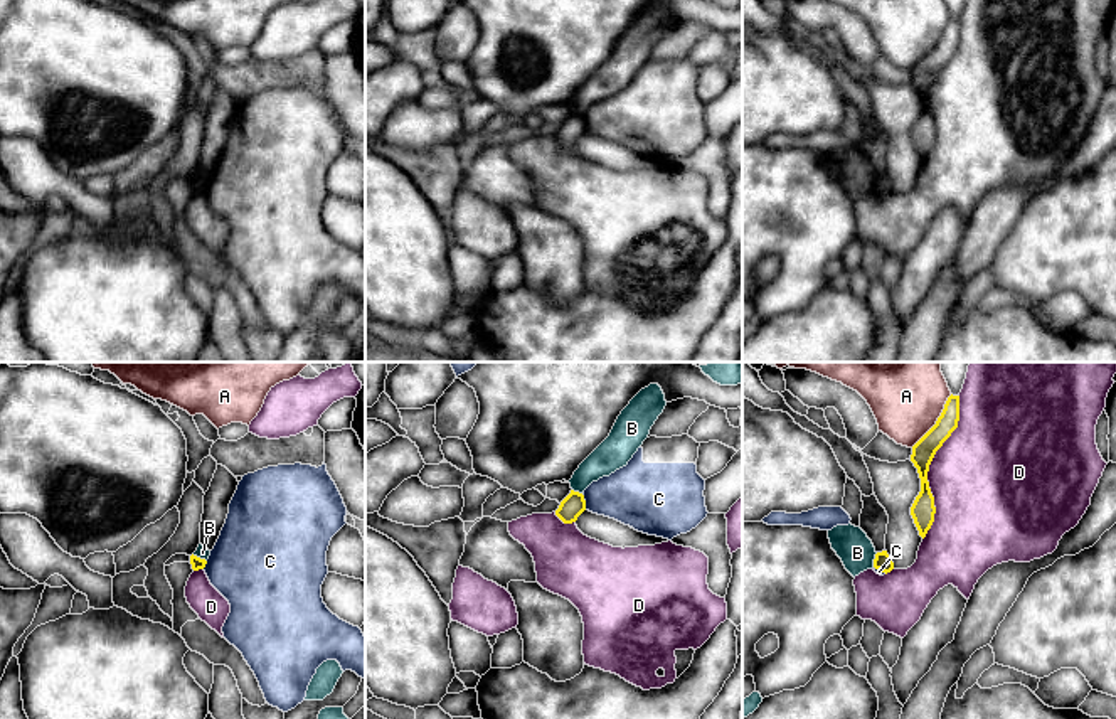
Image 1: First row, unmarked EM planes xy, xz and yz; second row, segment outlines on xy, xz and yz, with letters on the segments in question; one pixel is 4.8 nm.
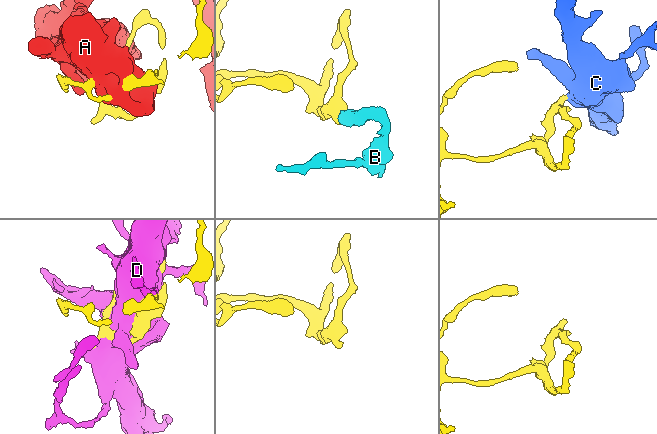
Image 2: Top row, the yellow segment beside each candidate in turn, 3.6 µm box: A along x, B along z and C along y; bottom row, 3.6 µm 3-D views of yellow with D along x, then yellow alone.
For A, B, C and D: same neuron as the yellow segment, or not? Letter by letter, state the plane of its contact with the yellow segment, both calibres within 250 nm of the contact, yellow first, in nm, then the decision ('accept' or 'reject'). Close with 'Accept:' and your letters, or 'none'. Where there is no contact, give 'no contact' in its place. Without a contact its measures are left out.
A: yz | 110/300 nm | reject
B: yz | 90/170 nm | reject
C: xz | 110/300 nm | reject
D: yz | 120/460 nm | reject
Accept: none

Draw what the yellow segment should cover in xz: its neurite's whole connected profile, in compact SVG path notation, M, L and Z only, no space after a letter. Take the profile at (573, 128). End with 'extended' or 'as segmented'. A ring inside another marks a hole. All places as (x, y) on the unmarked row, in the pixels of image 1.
M571 113L571 116L561 125L559 131L555 133L555 138L564 146L572 146L577 143L577 140L586 133L586 123L584 118L579 115Z; as segmented

